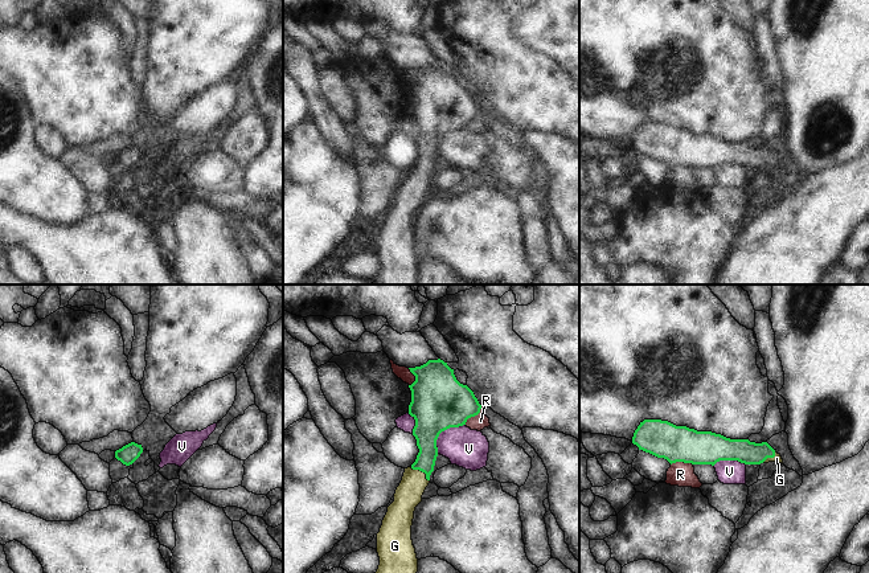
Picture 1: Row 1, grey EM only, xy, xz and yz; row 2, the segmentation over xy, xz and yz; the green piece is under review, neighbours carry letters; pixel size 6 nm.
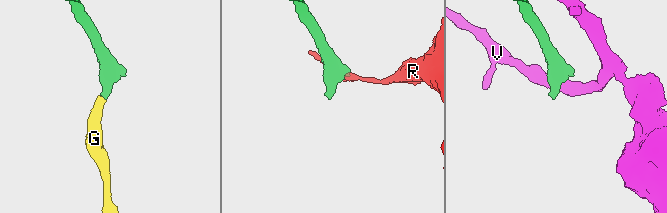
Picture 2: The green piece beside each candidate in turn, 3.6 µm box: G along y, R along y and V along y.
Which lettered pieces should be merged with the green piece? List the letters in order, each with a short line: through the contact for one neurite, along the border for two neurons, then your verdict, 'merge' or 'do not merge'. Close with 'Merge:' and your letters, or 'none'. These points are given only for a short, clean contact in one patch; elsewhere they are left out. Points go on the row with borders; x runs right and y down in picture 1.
G: line xz (426, 430), (426, 459), (421, 470), (408, 495); merge
R: do not merge
V: do not merge
Merge: G

